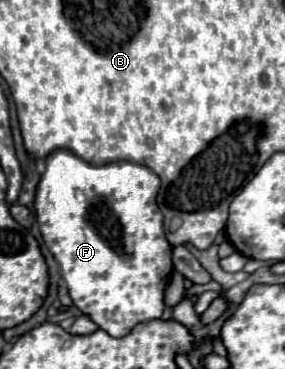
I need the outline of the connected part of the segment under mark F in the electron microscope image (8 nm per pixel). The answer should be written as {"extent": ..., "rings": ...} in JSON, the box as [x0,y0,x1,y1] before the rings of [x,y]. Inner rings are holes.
{"extent":[36,150,172,338],"rings":[[[56,150],[46,158],[46,174],[38,184],[36,220],[48,250],[60,264],[70,298],[82,314],[114,338],[126,336],[136,324],[160,318],[164,312],[164,288],[172,274],[172,246],[166,240],[162,212],[156,204],[158,190],[160,178],[142,164],[110,162],[94,166],[68,150]]]}

